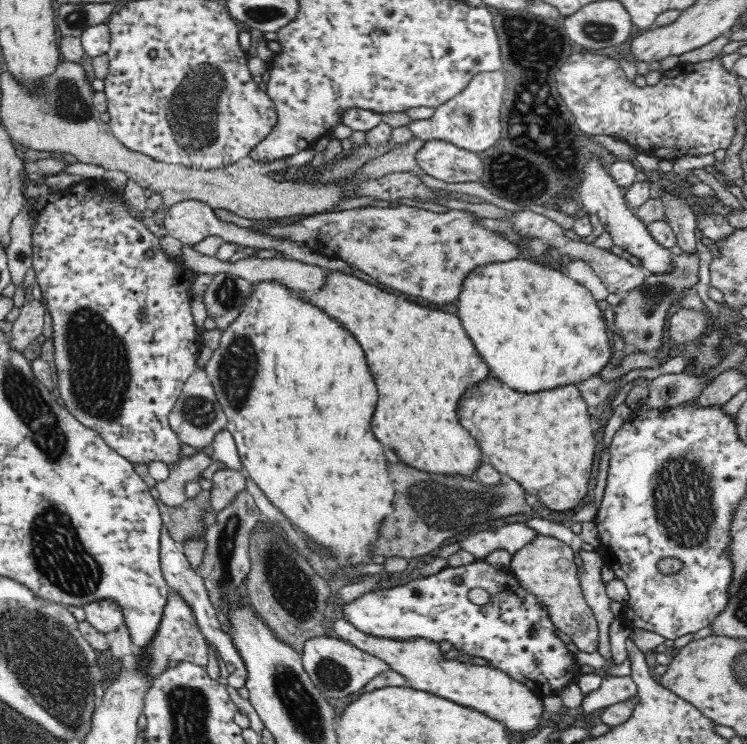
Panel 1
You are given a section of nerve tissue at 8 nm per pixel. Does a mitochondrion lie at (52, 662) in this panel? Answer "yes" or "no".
yes

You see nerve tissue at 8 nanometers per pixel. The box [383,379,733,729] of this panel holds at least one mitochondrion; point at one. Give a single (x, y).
(684, 490)

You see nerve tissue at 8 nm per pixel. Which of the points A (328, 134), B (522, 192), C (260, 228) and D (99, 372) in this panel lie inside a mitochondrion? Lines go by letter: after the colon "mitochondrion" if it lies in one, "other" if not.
A: other
B: mitochondrion
C: other
D: mitochondrion

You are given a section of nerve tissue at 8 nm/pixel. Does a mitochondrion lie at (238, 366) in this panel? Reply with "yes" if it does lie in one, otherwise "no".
yes

